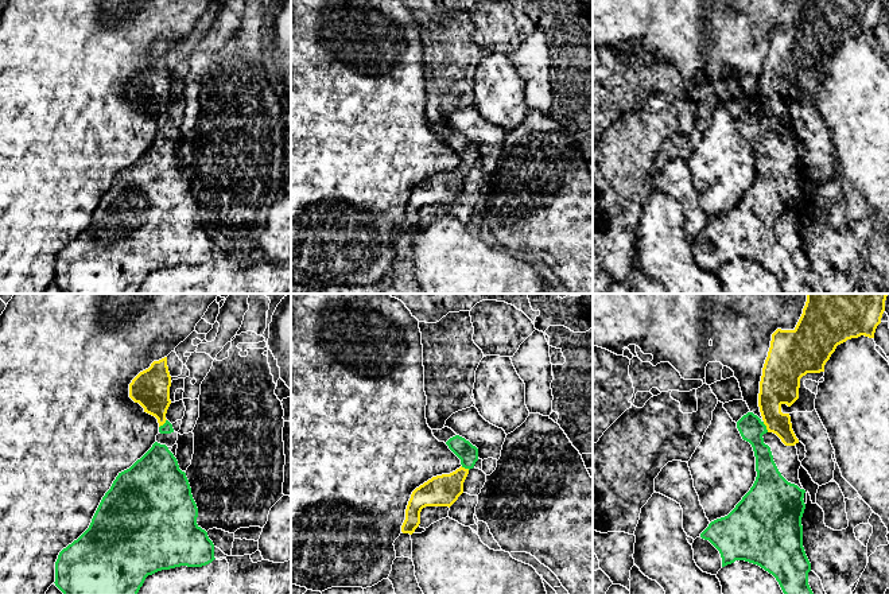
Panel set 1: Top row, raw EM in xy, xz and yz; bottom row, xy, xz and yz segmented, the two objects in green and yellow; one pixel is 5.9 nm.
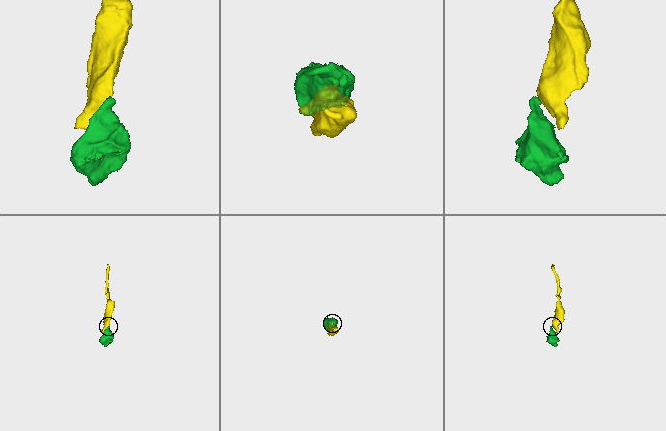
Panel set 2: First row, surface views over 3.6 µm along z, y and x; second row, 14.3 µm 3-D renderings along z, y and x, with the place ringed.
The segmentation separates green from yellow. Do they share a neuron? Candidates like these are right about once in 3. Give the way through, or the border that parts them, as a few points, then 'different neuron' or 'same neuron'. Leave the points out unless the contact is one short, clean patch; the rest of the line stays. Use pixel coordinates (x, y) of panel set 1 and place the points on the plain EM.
way yz (750, 125), (765, 125), (776, 85); same neuron

